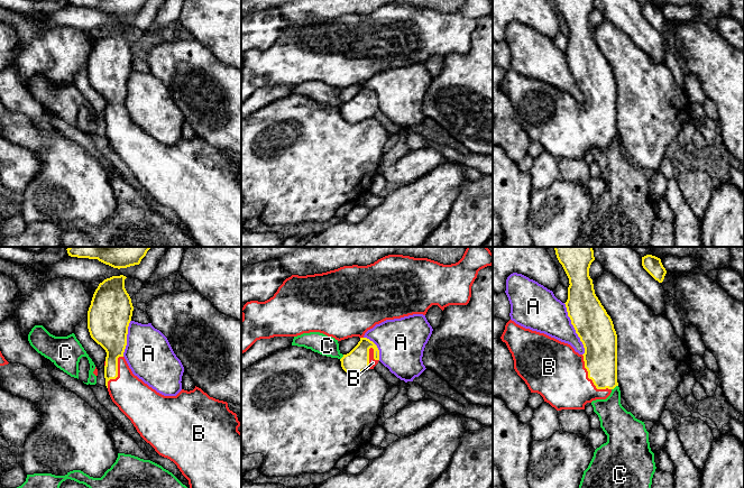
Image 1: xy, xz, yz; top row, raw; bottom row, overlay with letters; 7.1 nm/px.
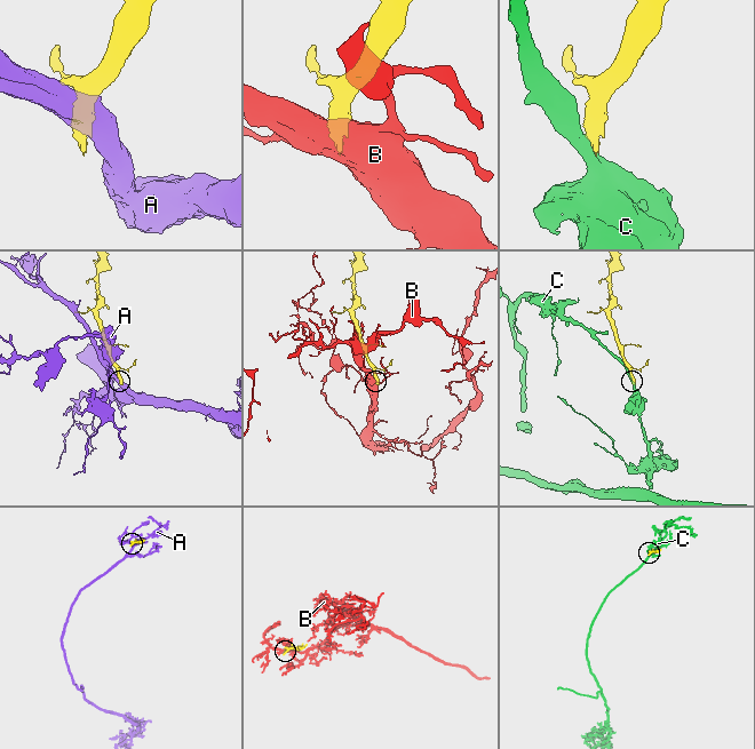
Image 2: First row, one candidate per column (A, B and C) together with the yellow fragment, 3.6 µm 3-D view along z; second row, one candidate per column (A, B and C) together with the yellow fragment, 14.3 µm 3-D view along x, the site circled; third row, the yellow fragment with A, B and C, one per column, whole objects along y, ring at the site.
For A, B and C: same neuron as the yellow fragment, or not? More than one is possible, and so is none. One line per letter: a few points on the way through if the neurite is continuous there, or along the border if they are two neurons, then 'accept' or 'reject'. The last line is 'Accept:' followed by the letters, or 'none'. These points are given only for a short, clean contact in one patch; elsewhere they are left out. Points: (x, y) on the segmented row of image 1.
A: reject
B: accept
C: border yz (617, 385), (612, 389); reject
Accept: B

